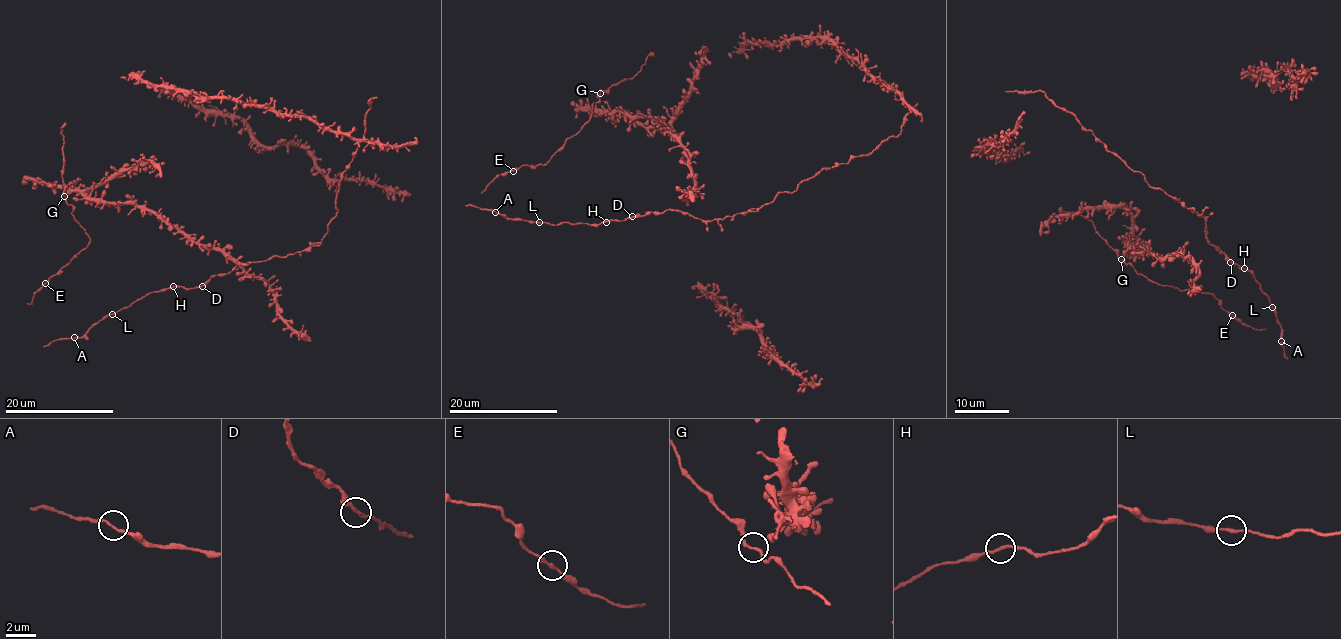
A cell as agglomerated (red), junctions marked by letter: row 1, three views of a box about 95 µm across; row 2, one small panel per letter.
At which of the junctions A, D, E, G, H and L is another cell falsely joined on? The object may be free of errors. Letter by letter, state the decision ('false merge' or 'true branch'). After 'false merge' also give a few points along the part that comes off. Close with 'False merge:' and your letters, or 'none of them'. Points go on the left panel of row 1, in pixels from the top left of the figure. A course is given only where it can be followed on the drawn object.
A: true branch
D: true branch
E: true branch
G: true branch
H: true branch
L: true branch
False merge: none of them

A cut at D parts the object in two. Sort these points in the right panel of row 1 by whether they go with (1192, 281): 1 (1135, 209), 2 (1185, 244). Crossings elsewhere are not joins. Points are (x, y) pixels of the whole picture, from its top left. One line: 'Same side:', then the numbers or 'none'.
Same side: 1, 2

